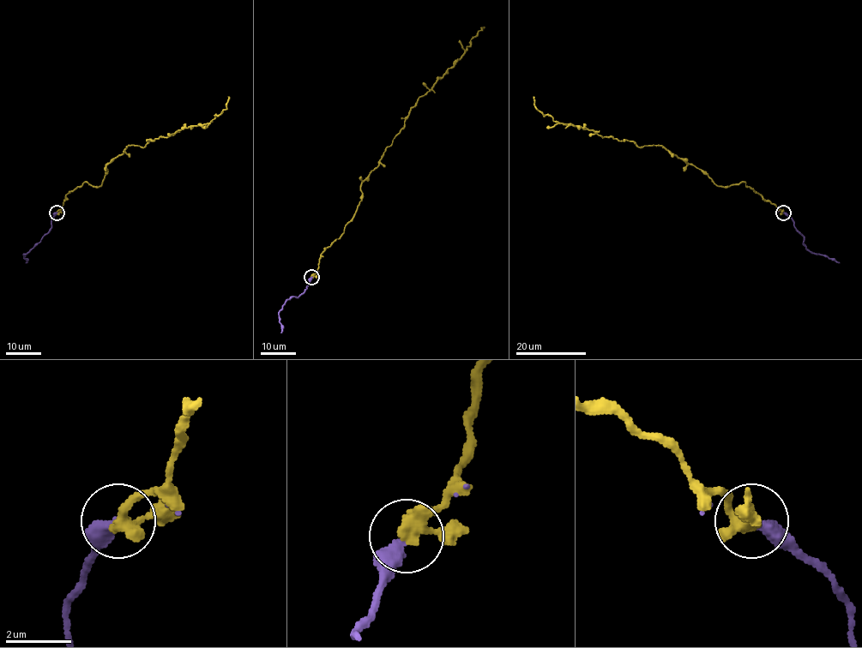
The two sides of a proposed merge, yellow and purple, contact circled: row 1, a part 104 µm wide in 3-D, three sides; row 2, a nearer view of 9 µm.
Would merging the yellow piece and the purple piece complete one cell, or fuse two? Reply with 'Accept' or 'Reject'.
Accept

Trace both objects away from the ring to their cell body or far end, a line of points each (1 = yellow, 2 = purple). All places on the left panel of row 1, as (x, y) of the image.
1: (57, 212), (85, 182), (99, 186), (105, 165), (129, 145), (143, 146), (209, 123), (229, 96)
2: (57, 212), (51, 229), (23, 254), (26, 263)

